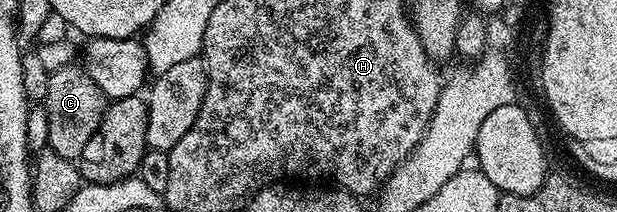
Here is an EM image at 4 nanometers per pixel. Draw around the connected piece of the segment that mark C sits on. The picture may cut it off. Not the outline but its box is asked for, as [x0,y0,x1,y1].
[43,63,106,161]

